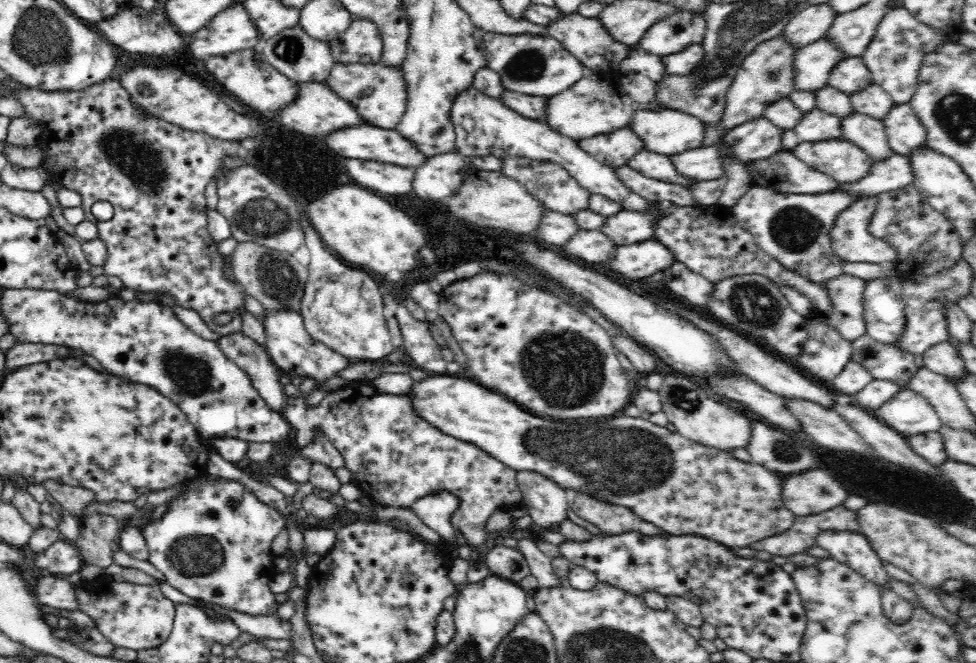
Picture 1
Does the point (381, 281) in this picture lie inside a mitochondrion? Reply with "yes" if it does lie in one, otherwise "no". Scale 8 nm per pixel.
no

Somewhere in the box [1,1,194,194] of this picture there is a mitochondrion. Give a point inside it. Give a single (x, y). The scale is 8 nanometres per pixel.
(41, 38)

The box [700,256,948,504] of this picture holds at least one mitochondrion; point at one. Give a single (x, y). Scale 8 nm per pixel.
(752, 301)

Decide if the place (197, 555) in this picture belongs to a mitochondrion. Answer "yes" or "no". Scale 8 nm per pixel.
yes

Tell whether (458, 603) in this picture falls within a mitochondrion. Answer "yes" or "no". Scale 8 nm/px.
no

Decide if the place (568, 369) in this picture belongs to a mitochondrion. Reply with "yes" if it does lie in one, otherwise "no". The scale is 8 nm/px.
yes

